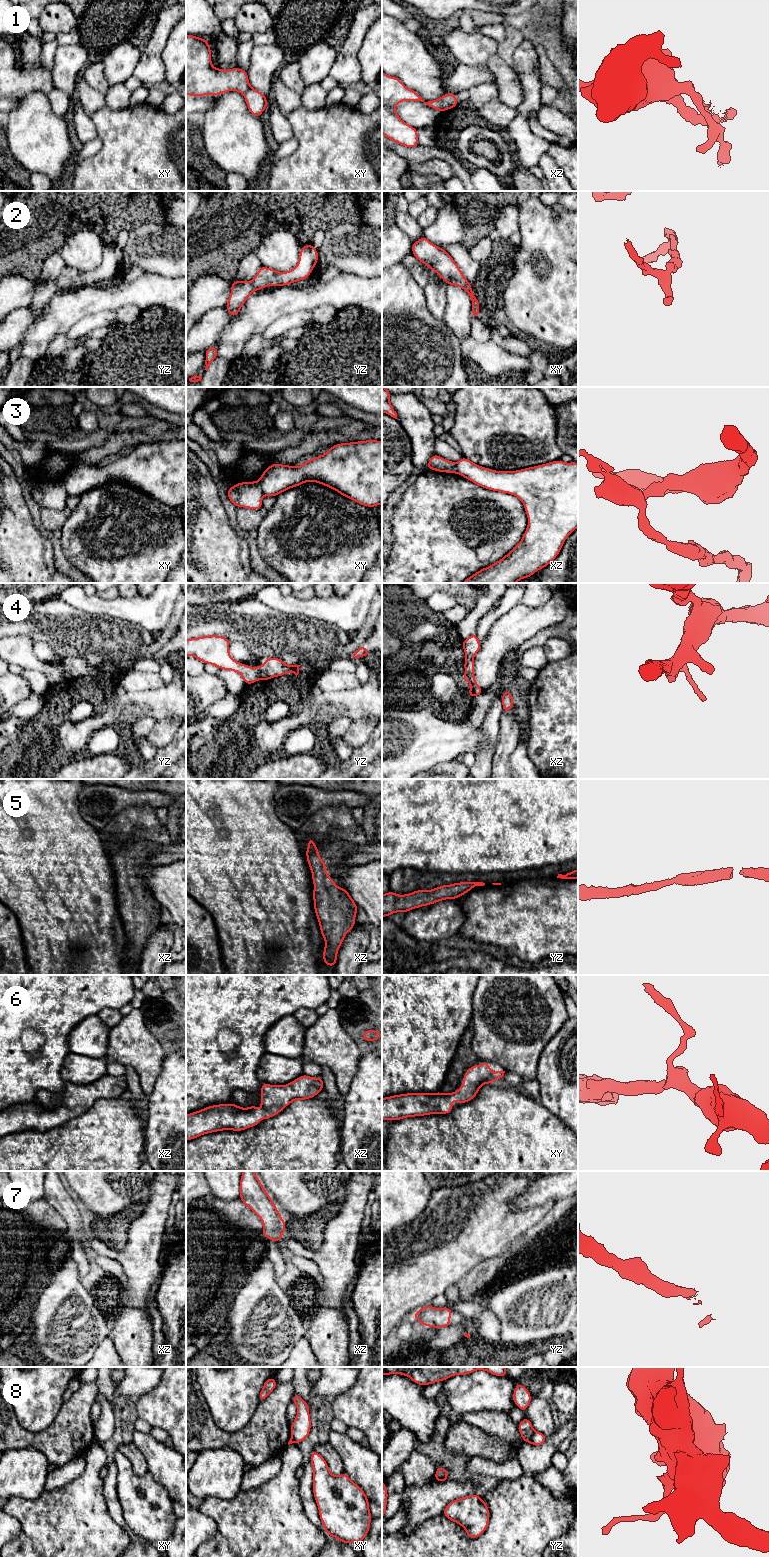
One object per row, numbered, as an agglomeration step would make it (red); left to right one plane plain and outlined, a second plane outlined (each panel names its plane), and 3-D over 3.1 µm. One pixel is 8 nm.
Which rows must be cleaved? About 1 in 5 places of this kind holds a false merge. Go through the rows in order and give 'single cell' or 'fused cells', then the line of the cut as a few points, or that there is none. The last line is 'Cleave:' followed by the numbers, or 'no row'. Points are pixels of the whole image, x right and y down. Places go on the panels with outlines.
1: single cell; no cut
2: fused cells; cut in yz along (250, 282), (254, 289)
3: fused cells; cut in xy along (258, 481), (261, 490), (265, 494)
4: fused cells; cut in yz along (260, 667), (261, 677)
5: single cell; no cut
6: single cell; no cut
7: single cell; no cut
8: fused cells; cut in yz along (534, 1431), (530, 1442)
Cleave: 2, 3, 4, 8

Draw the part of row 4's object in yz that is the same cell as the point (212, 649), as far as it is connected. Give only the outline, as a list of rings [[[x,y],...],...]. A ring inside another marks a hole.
[[[217,635],[201,636],[186,640],[186,656],[194,656],[205,664],[214,665],[222,670],[239,673],[245,684],[249,685],[261,679],[261,667],[250,667],[230,657],[230,641]]]

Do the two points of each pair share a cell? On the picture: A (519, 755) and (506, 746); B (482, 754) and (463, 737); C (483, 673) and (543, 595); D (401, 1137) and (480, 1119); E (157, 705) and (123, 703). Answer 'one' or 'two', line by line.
A: two
B: two
C: two
D: one
E: one

